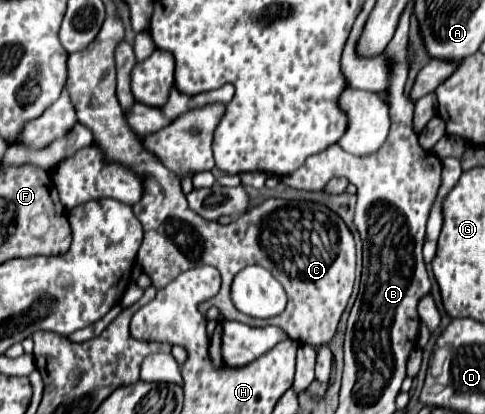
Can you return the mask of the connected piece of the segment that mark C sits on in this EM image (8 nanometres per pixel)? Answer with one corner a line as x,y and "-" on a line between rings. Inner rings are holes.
105,19
99,35
89,43
89,47
69,55
65,87
69,91
69,97
75,107
79,123
91,127
95,143
103,149
105,157
109,161
129,165
131,169
135,169
143,177
143,185
145,185
143,199
137,205
133,205
133,213
137,215
137,219
141,221
143,231
145,231
145,239
141,243
139,257
137,257
137,263
143,267
143,273
151,279
155,289
163,289
165,285
169,285
169,281
173,281
183,271
199,267
199,265
211,265
211,267
219,269
223,283
221,283
221,291
213,299
209,299
199,306
203,315
211,307
217,307
223,319
239,321
249,327
275,325
275,327
283,329
287,333
287,337
297,341
299,345
301,343
313,345
313,347
327,345
335,335
339,317
347,305
347,299
351,297
353,281
355,281
355,241
353,241
353,235
351,235
349,227
345,225
345,221
321,203
287,201
287,199
267,199
261,205
251,207
247,213
243,213
241,217
237,217
229,225
221,225
217,221
205,221
203,217
193,213
187,207
187,199
181,193
181,183
177,181
177,177
173,177
155,157
151,157
143,151
141,139
129,129
125,117
123,117
123,109
115,97
115,61
113,61
115,45
121,39
123,39
121,21
119,19
-
247,265
259,265
259,267
267,269
273,277
277,277
277,281
281,281
283,289
287,291
287,299
289,299
287,309
281,315
277,315
269,321
257,321
257,319
245,317
243,313
237,313
237,309
233,309
233,303
229,301
229,285
231,285
233,277

